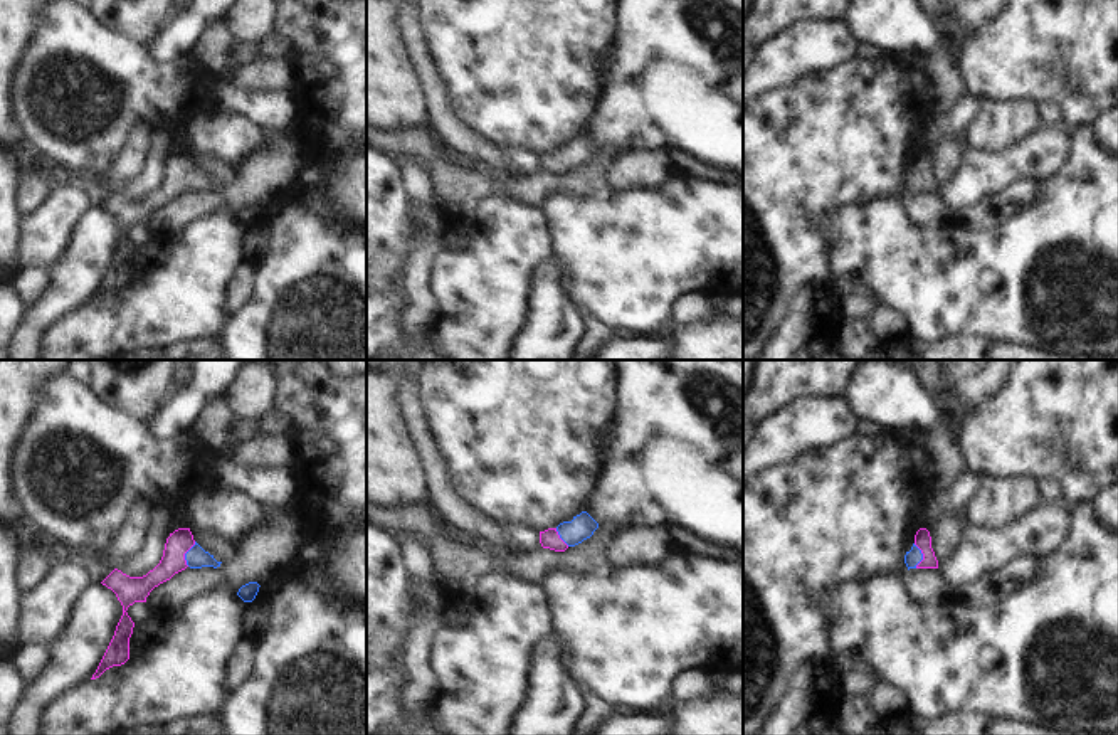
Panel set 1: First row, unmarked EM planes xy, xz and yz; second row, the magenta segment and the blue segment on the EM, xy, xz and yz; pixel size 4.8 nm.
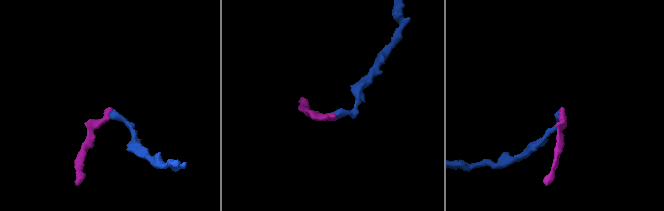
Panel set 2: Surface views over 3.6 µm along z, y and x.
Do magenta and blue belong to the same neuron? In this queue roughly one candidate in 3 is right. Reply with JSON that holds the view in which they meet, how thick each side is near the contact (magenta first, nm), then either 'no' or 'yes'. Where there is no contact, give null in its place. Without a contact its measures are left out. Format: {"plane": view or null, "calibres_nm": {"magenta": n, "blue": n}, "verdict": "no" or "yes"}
{"plane": "xy", "calibres_nm": {"magenta": 120, "blue": 100}, "verdict": "yes"}

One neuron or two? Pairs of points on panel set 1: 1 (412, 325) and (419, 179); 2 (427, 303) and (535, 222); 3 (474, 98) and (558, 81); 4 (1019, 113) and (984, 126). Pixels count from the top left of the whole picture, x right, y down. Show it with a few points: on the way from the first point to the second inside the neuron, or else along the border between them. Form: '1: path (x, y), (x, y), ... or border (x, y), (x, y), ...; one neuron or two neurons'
1: path (419, 288), (419, 263), (431, 246), (431, 216); one neuron
2: border (437, 258), (429, 281), (437, 315), (429, 328); two neurons
3: path (495, 89), (508, 81), (538, 81); one neuron
4: path (1011, 121), (992, 126); one neuron

